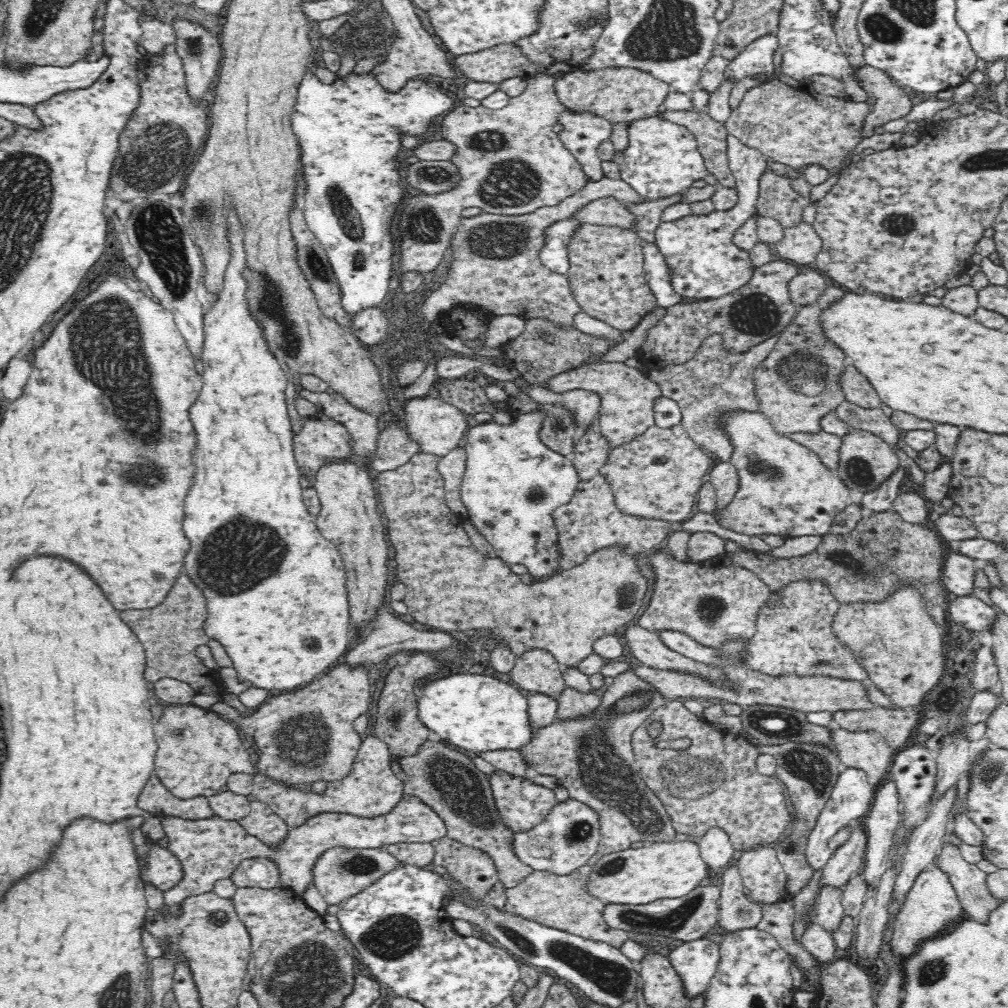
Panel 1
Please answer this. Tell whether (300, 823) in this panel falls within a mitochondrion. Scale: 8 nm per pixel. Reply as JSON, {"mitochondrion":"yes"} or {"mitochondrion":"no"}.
{"mitochondrion":"no"}

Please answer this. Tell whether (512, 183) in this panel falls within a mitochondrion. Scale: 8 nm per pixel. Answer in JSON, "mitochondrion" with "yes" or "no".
{"mitochondrion":"yes"}

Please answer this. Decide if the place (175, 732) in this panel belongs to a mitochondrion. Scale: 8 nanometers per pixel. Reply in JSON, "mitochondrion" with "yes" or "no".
{"mitochondrion":"yes"}

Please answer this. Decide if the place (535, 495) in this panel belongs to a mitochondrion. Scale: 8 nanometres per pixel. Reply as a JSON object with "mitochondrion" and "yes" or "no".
{"mitochondrion":"yes"}

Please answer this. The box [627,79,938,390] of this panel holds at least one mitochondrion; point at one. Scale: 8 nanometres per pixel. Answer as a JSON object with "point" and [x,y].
{"point":[755,314]}

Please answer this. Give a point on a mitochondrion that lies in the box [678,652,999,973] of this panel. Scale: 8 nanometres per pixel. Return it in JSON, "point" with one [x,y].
{"point":[811,766]}

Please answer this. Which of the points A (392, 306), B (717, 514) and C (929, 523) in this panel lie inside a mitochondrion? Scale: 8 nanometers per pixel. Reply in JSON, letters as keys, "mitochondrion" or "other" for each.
{"A":"other","B":"other","C":"other"}

